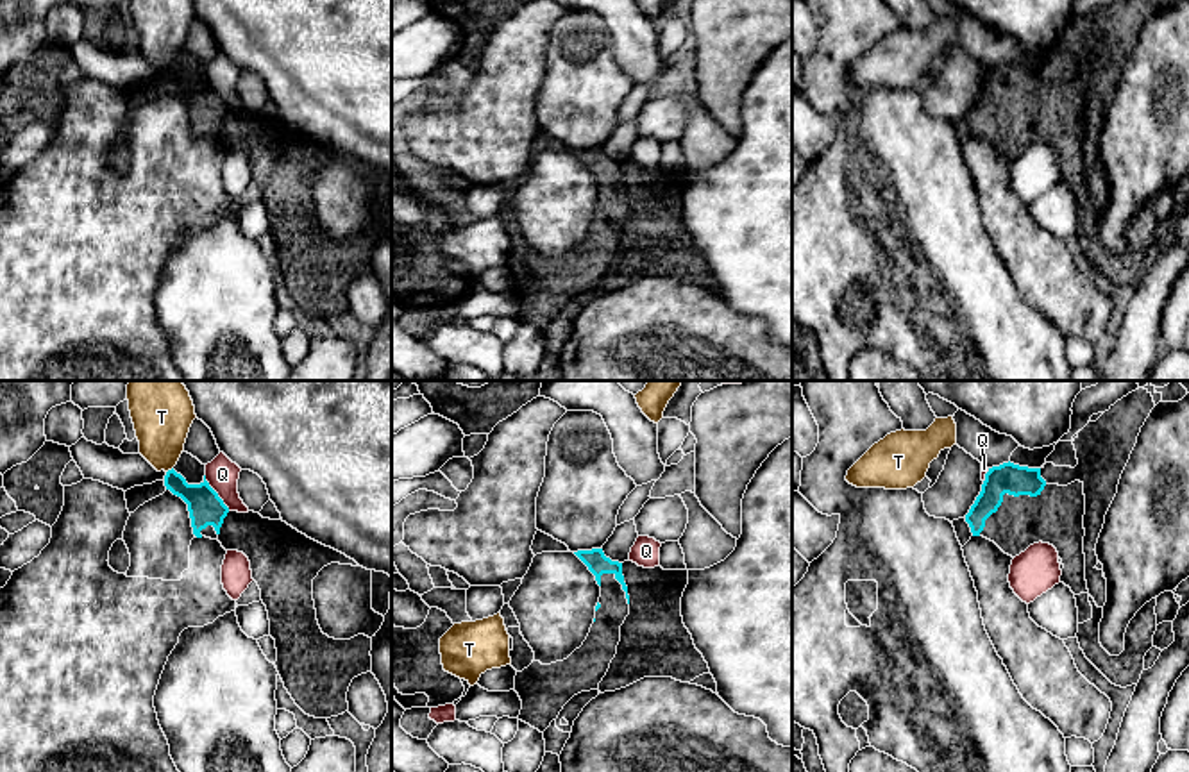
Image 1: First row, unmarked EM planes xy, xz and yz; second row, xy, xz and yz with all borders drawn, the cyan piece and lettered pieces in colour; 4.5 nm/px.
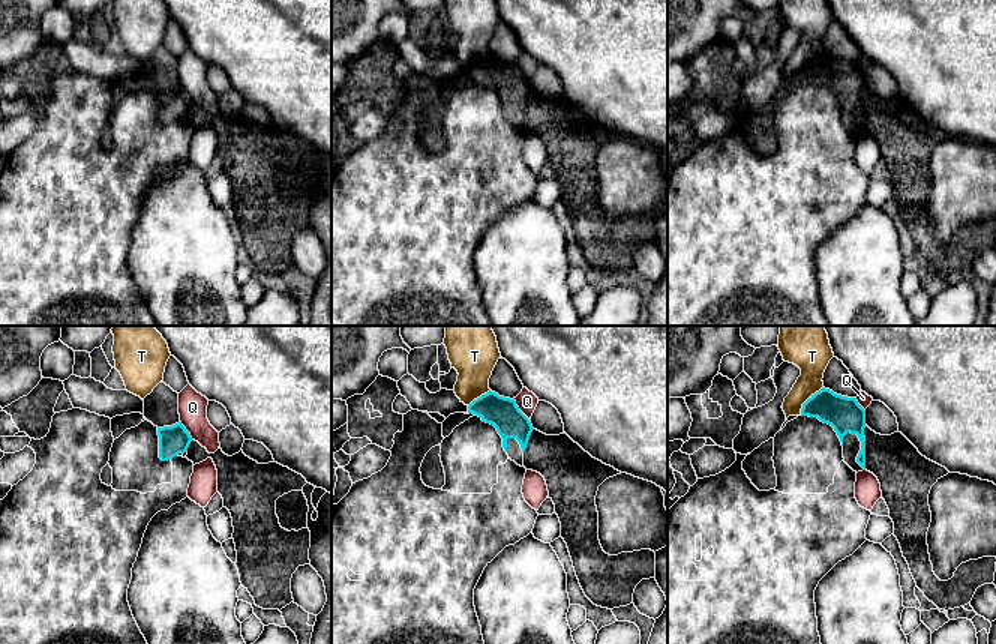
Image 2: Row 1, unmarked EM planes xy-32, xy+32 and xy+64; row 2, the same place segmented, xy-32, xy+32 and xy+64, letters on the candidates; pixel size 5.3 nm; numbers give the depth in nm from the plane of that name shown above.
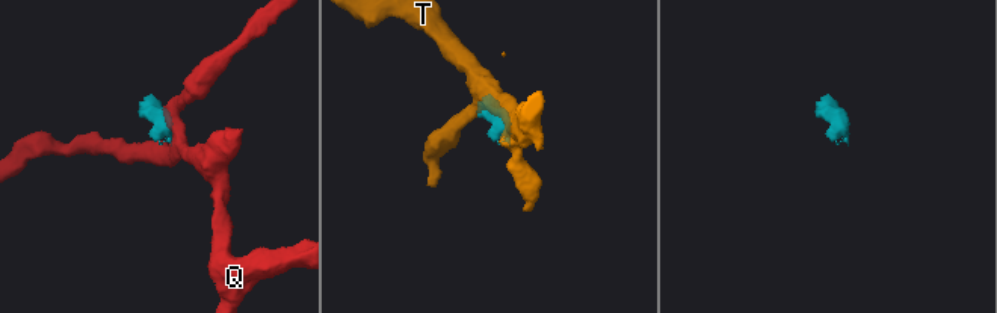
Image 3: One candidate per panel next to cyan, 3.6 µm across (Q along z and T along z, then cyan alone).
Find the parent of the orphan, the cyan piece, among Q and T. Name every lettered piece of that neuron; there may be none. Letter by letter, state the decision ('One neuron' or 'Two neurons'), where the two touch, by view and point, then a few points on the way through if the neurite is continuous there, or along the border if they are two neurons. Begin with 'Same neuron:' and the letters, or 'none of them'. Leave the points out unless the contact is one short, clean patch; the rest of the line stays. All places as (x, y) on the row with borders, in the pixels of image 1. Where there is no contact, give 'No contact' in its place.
Same neuron: none of them
Q: Two neurons. Touches cyan at xy (217, 494)
T: Two neurons. Touches cyan at xy (168, 470). Boundary: xy (172, 467), (167, 472)

